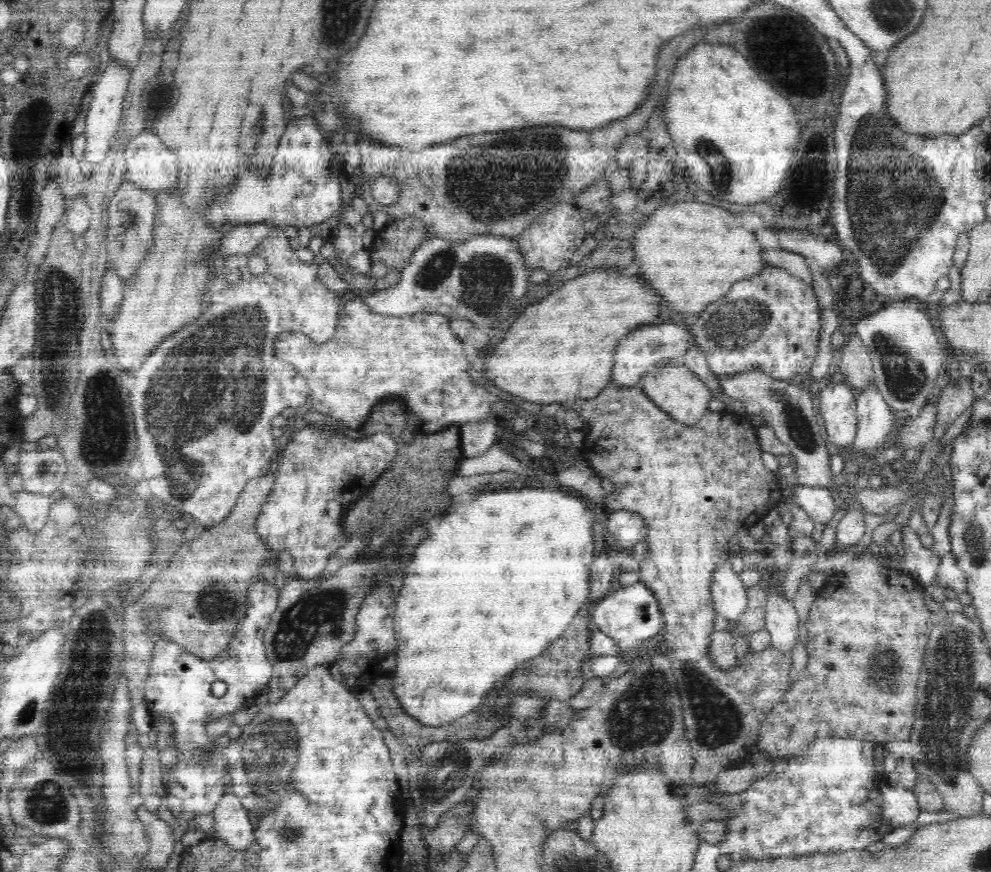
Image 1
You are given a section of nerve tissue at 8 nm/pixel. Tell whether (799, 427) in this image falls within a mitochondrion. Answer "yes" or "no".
yes

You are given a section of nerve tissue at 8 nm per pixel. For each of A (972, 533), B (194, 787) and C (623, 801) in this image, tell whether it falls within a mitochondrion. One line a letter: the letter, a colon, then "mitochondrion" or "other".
A: mitochondrion
B: other
C: other

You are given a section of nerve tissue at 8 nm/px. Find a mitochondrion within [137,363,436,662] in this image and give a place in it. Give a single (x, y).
(216, 605)

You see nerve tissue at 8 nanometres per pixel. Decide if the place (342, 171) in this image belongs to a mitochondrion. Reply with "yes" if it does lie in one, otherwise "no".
no

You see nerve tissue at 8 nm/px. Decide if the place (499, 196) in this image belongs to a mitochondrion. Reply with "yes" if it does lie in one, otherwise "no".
yes

